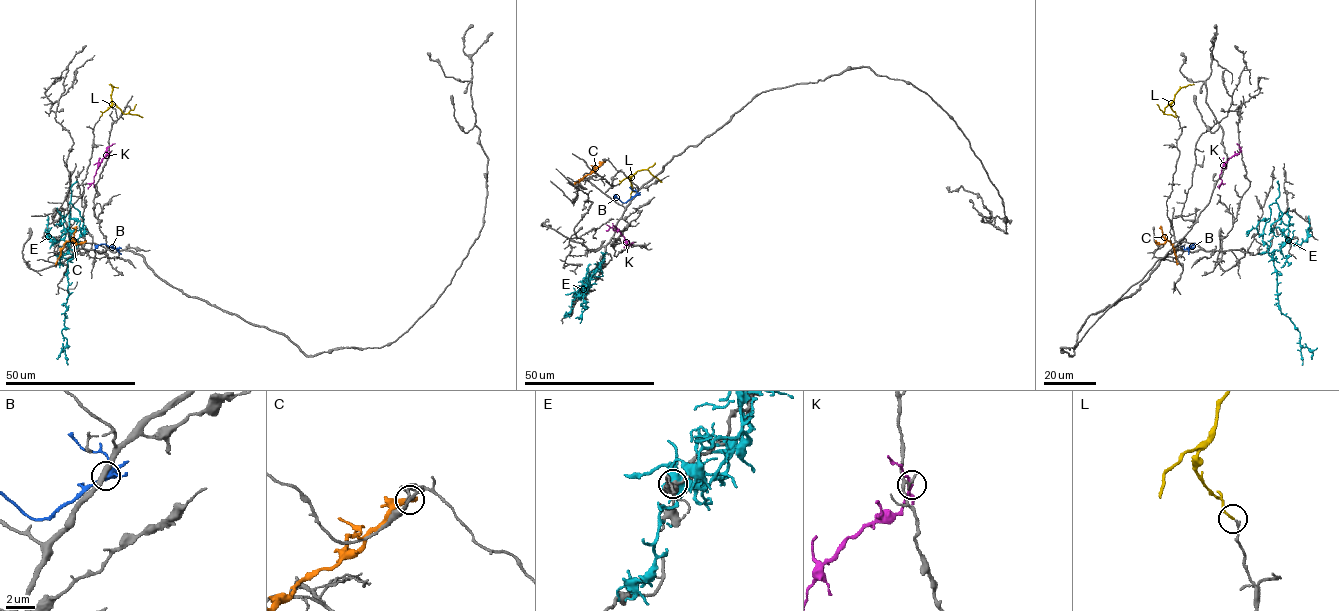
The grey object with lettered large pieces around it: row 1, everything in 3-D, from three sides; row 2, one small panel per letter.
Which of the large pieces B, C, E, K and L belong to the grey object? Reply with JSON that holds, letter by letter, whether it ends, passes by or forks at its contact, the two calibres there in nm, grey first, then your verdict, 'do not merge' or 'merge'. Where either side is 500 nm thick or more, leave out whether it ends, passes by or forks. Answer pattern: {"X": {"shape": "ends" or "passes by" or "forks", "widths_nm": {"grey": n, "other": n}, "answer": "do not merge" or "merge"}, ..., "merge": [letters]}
{"B": {"shape": "forks", "widths_nm": {"grey": 360, "other": 360}, "answer": "do not merge"}, "C": {"shape": "ends", "widths_nm": {"grey": 200, "other": 480}, "answer": "do not merge"}, "E": {"shape": "forks", "widths_nm": {"grey": 380, "other": 480}, "answer": "do not merge"}, "K": {"shape": "forks", "widths_nm": {"grey": 180, "other": 140}, "answer": "do not merge"}, "L": {"shape": "ends", "widths_nm": {"grey": 170, "other": 130}, "answer": "merge"}, "merge": ["L"]}

